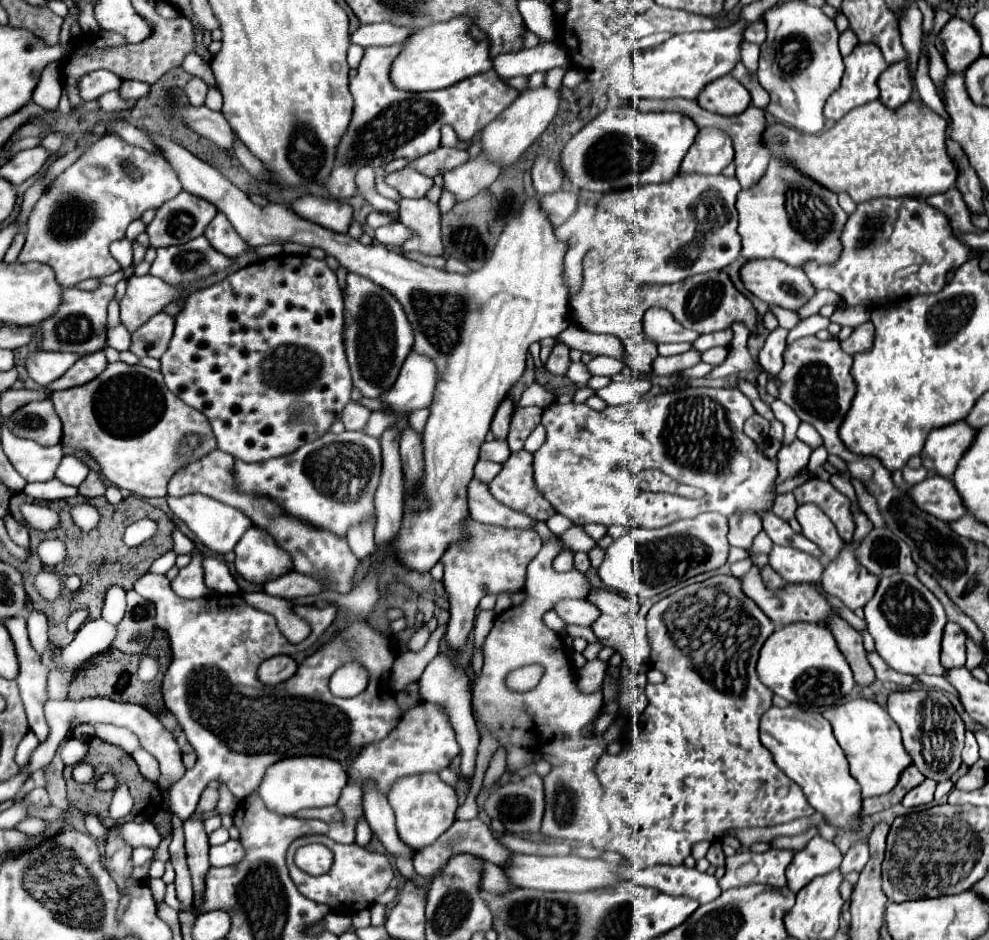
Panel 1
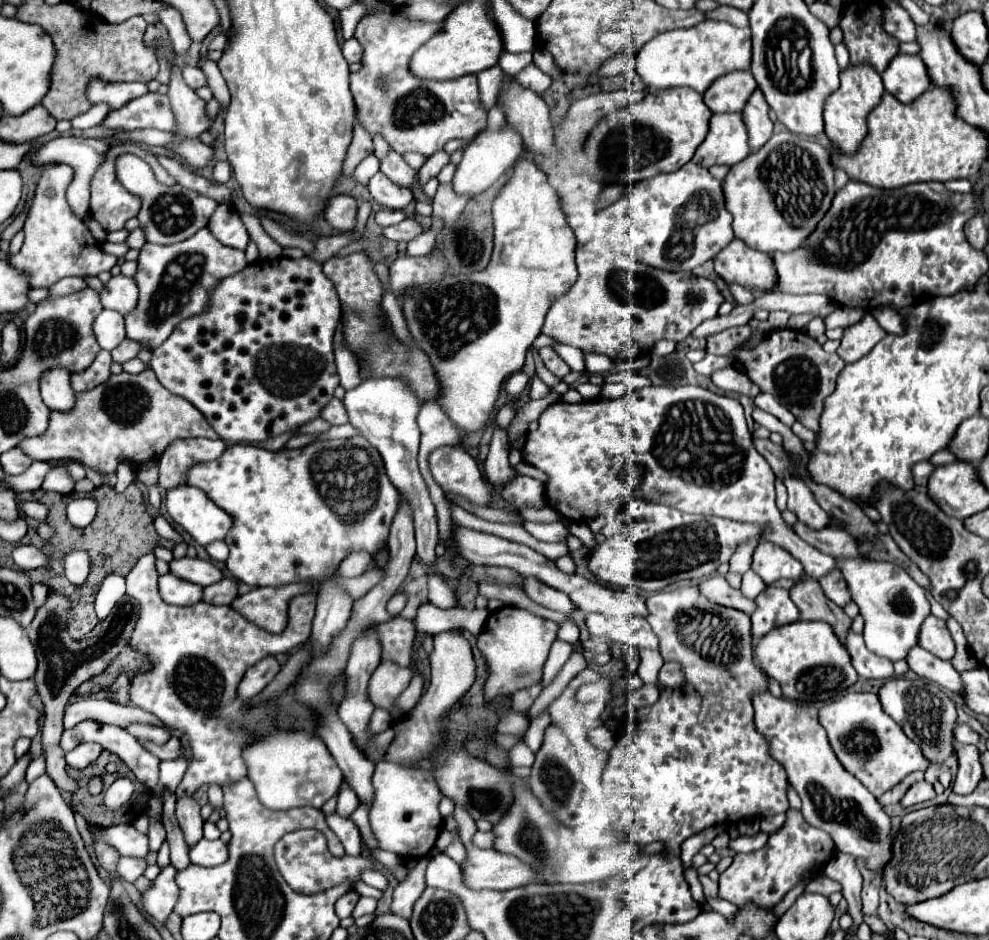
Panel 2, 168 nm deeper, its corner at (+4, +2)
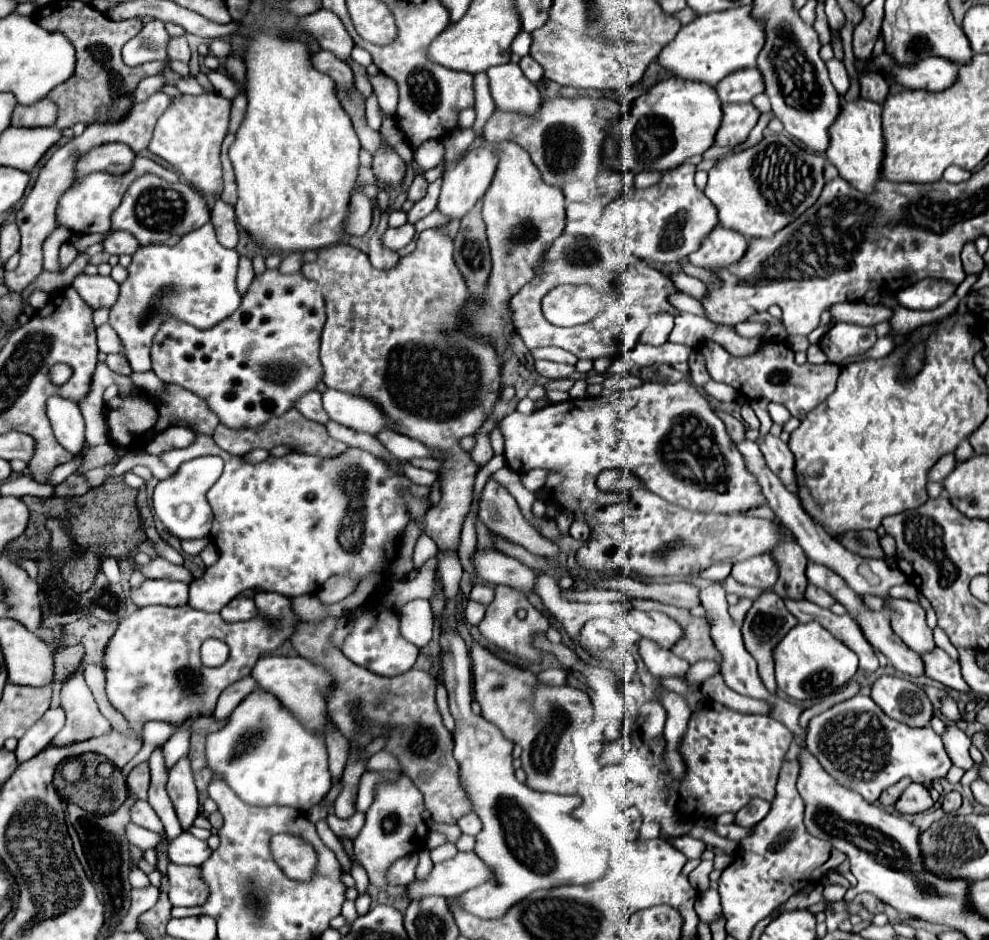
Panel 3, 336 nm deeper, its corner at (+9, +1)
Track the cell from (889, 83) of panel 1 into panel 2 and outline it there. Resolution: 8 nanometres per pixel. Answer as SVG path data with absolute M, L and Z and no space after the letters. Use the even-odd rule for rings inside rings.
M898 54L882 72L882 82L884 88L904 104L916 100L932 86L924 62L916 54Z

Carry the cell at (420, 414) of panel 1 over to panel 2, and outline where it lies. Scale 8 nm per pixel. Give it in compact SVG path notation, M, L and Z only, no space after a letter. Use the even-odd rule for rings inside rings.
M442 446L430 454L430 470L434 480L444 492L454 492L466 496L470 502L488 506L492 498L488 484L476 464L476 460L462 448Z

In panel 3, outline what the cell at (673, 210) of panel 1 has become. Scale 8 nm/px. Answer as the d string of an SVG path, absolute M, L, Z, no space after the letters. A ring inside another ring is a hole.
M683 163L677 169L665 171L661 175L659 183L655 183L647 189L637 189L637 191L635 189L625 189L621 197L617 197L613 203L609 203L605 207L607 217L621 219L621 223L617 227L621 231L621 243L623 243L625 251L629 251L631 255L635 255L637 259L643 259L643 261L649 259L653 263L677 263L677 261L687 259L693 251L699 249L703 239L719 225L719 217L717 217L715 205L693 183L695 171L697 171L695 165Z

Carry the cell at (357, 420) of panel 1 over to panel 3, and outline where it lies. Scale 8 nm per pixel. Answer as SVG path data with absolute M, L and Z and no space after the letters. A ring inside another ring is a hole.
M311 391L307 395L303 395L303 399L299 399L299 403L295 405L307 419L311 421L317 421L317 423L329 423L329 415L327 411L323 409L323 403L321 403L321 393L319 391Z

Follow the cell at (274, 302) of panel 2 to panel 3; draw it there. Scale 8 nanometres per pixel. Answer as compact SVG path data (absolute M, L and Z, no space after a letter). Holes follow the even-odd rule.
M265 269L261 275L257 275L251 283L251 287L247 289L247 293L241 299L241 305L237 307L237 311L233 315L229 315L227 319L223 319L221 323L217 323L211 329L197 329L191 327L187 323L169 319L163 323L163 327L159 329L159 333L155 335L153 341L153 349L151 349L151 361L153 361L153 373L163 381L163 383L175 383L191 393L195 393L197 397L205 399L209 409L219 417L219 423L227 425L229 429L249 429L249 427L259 427L263 423L267 423L271 417L279 417L283 413L287 413L289 409L295 407L295 403L309 391L313 391L321 381L323 381L323 367L319 361L319 341L321 341L321 331L325 325L325 297L323 297L323 289L319 287L319 283L303 277L303 273L293 273L293 275L283 275L279 269Z

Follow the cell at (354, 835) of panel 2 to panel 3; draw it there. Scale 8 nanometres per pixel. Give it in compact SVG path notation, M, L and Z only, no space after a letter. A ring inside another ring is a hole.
M409 855L403 859L397 859L387 871L389 885L403 885L407 887L415 879L415 867L417 867L417 855Z

